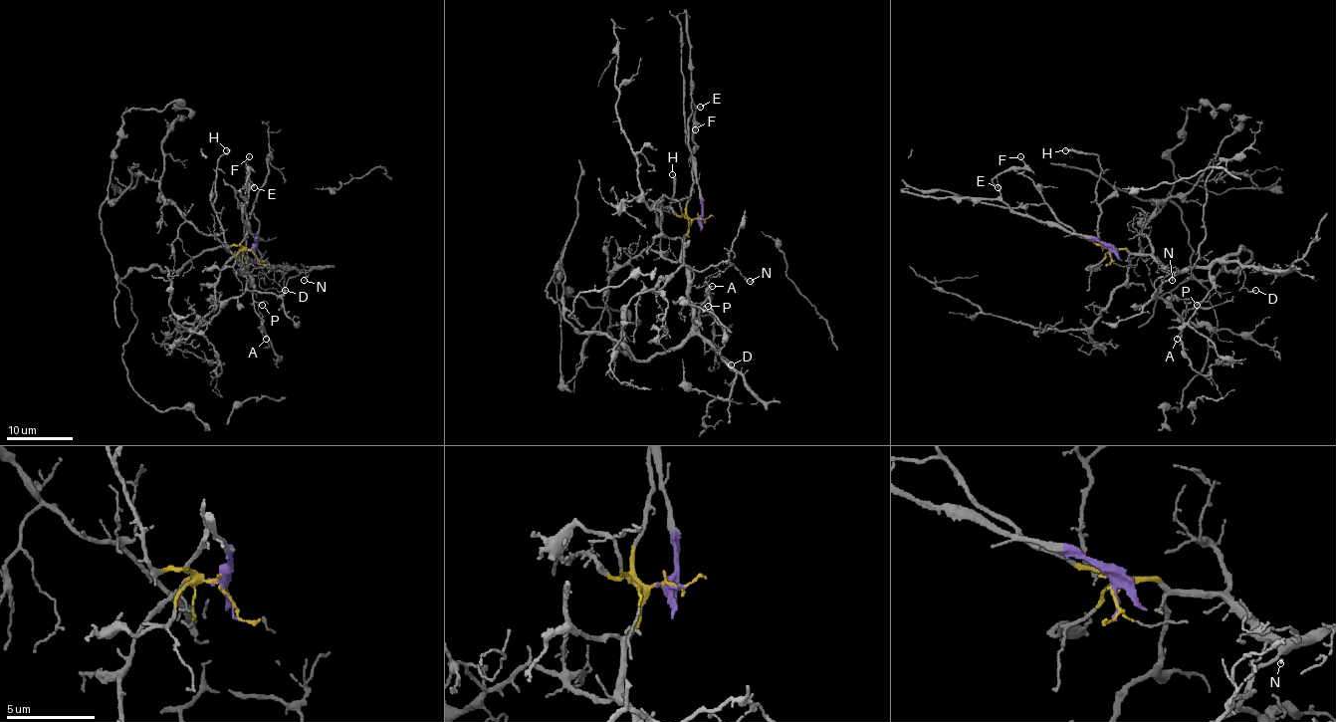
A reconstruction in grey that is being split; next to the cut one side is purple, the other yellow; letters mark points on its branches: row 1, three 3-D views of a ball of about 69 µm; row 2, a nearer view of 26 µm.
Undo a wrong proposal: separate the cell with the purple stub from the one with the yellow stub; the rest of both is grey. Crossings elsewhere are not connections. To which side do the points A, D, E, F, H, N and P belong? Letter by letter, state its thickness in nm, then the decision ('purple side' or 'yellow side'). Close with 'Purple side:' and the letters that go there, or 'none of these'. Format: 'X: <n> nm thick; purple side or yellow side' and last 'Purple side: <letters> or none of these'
A: 130 nm thick; yellow side
D: 110 nm thick; yellow side
E: 110 nm thick; purple side
F: 120 nm thick; purple side
H: 280 nm thick; yellow side
N: 120 nm thick; yellow side
P: 130 nm thick; yellow side
Purple side: E, F

